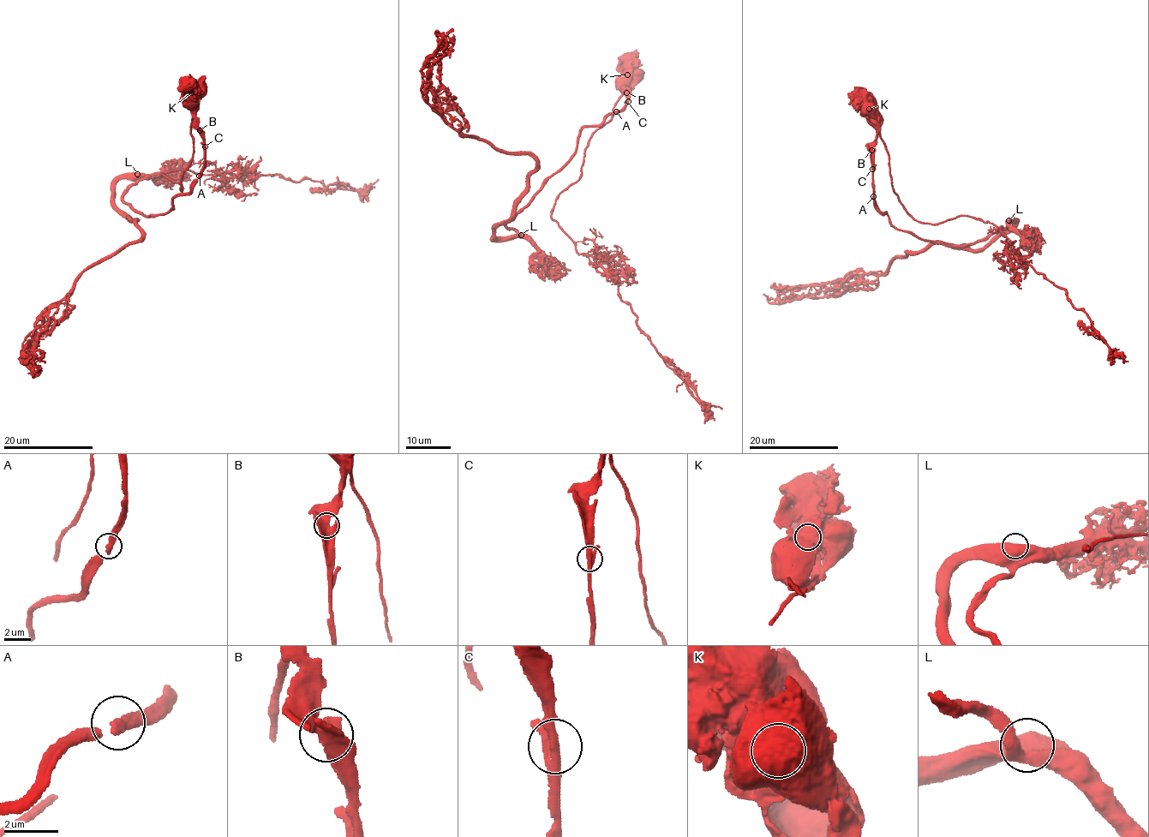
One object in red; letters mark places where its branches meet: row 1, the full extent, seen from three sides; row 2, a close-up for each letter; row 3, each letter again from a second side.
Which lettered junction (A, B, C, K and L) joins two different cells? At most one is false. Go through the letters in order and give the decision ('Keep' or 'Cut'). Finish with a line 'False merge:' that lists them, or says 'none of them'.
A: Keep
B: Keep
C: Keep
K: Cut
L: Keep
False merge: K

